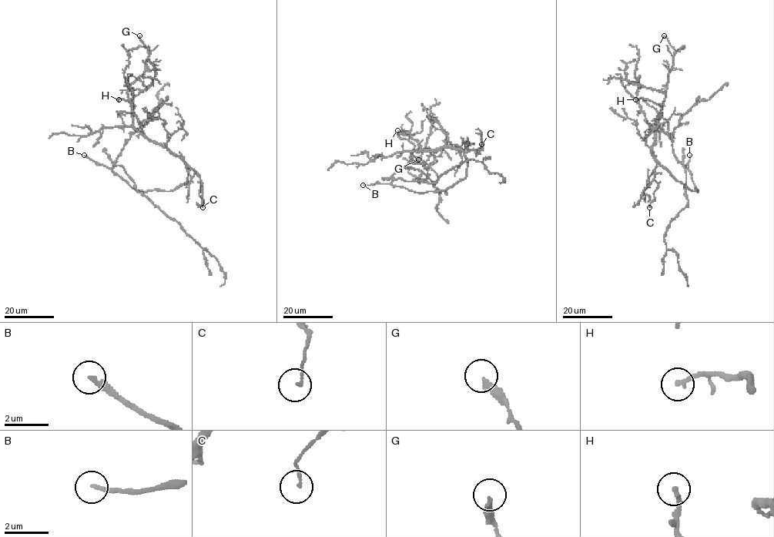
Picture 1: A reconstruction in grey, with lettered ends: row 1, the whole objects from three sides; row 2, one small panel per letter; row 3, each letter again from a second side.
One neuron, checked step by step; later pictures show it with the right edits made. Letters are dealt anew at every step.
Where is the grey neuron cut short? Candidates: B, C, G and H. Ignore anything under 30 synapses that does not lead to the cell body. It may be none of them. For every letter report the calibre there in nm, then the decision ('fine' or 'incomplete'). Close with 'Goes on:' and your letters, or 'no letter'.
B: 200 nm thick; incomplete
C: 110 nm thick; fine
G: 300 nm thick; fine
H: 200 nm thick; fine
Goes on: B

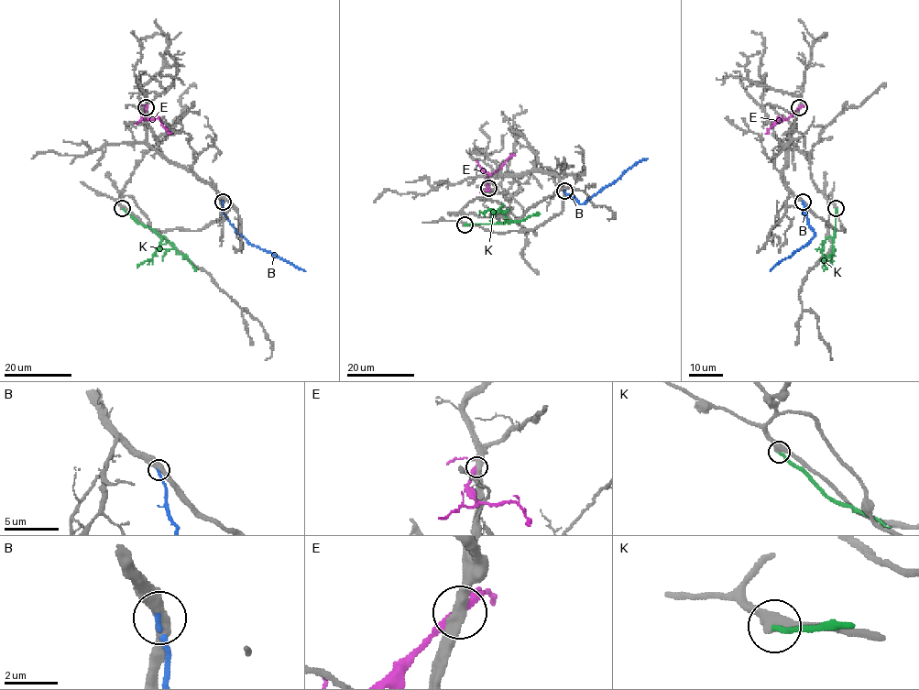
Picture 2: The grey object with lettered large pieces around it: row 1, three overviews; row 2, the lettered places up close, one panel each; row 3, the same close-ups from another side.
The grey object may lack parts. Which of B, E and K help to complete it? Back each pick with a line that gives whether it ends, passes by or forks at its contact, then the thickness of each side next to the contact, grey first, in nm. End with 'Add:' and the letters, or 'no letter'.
B: it ends there; 440 nm thick on the grey side, 200 nm on the other
Add: B

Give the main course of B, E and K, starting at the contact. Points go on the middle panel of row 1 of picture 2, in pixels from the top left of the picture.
B: (564, 191), (580, 203), (584, 203), (647, 158)
E: (488, 187), (486, 179), (514, 155)
K: (464, 224), (507, 221), (503, 212), (498, 210), (479, 211)

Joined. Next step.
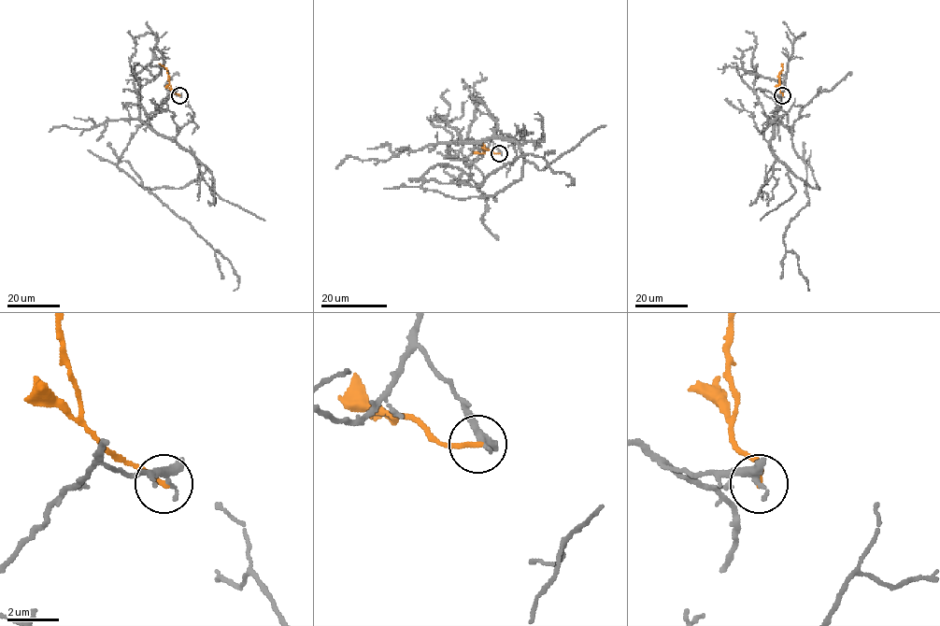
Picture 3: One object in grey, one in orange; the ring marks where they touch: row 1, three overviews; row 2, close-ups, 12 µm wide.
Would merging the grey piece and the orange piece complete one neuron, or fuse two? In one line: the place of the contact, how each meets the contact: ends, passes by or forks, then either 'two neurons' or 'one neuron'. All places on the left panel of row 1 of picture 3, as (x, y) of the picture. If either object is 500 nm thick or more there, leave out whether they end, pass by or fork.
place (179, 95); grey ends; orange ends; two neurons

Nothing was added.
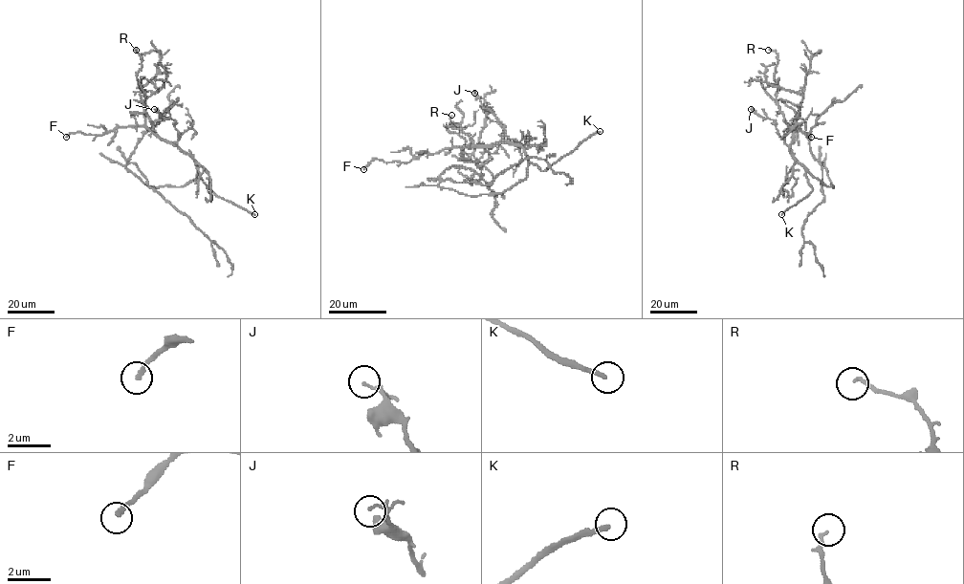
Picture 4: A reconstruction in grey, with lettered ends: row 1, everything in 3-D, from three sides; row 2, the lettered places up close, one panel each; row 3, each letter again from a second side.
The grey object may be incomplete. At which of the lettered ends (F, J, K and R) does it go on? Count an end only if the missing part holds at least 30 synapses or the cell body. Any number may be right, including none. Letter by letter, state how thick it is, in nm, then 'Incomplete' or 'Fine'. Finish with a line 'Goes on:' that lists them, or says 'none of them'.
F: Thickness 150 nm. Fine
J: Thickness 90 nm. Fine
K: Thickness 200 nm. Incomplete
R: Thickness 130 nm. Fine
Goes on: K

